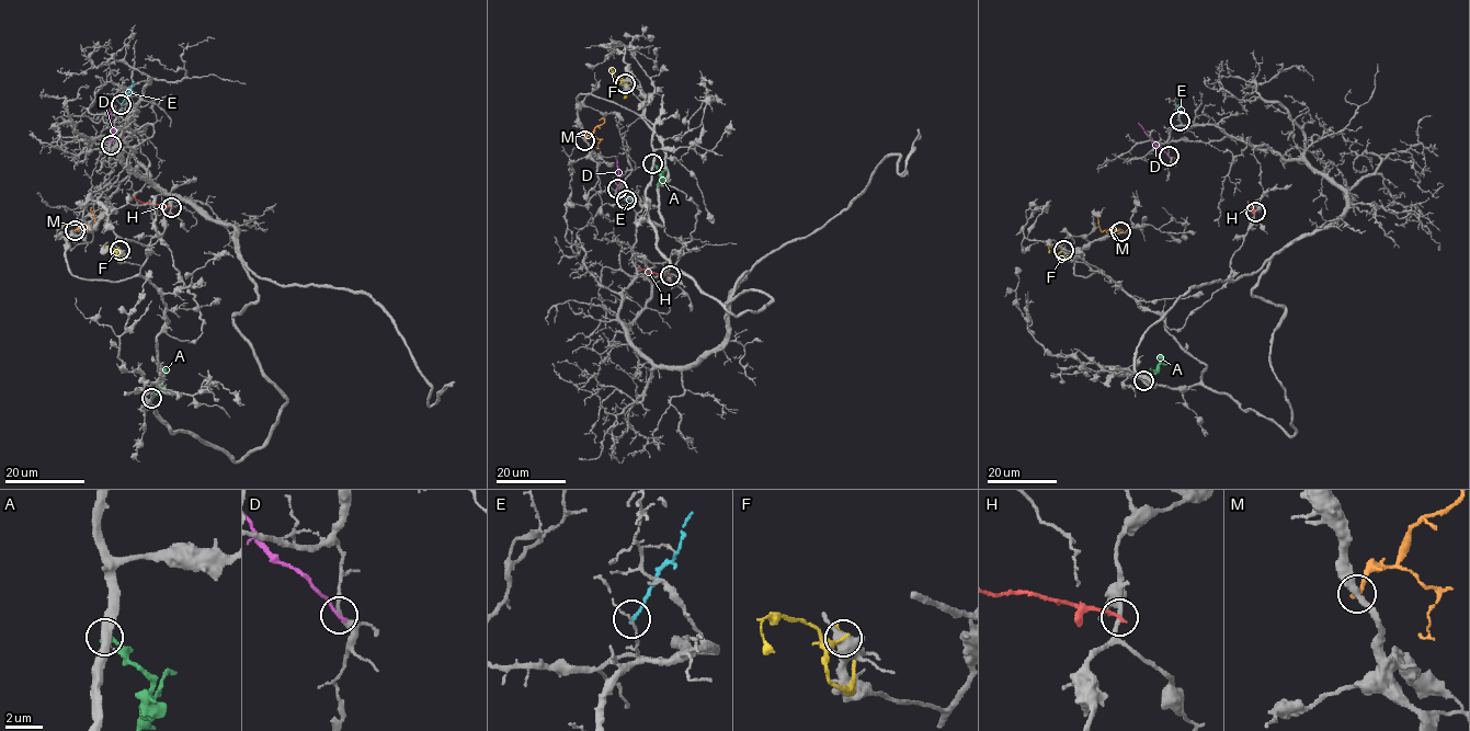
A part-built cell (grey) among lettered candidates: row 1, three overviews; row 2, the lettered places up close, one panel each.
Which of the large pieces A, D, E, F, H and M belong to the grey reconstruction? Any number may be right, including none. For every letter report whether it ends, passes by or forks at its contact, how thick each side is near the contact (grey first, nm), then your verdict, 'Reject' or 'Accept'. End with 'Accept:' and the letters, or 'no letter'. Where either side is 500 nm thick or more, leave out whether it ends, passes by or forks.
A: It ends there. Thickness 440 nm (grey) against 190 nm. Reject
D: It ends there. Thickness 240 nm (grey) against 200 nm. Reject
E: It ends there. Thickness 100 nm (grey) against 180 nm. Reject
F: Thickness 550 nm (grey) against 280 nm. Reject
H: It ends there. Thickness 220 nm (grey) against 220 nm. Reject
M: It ends there. Thickness 400 nm (grey) against 240 nm. Reject
Accept: no letter

